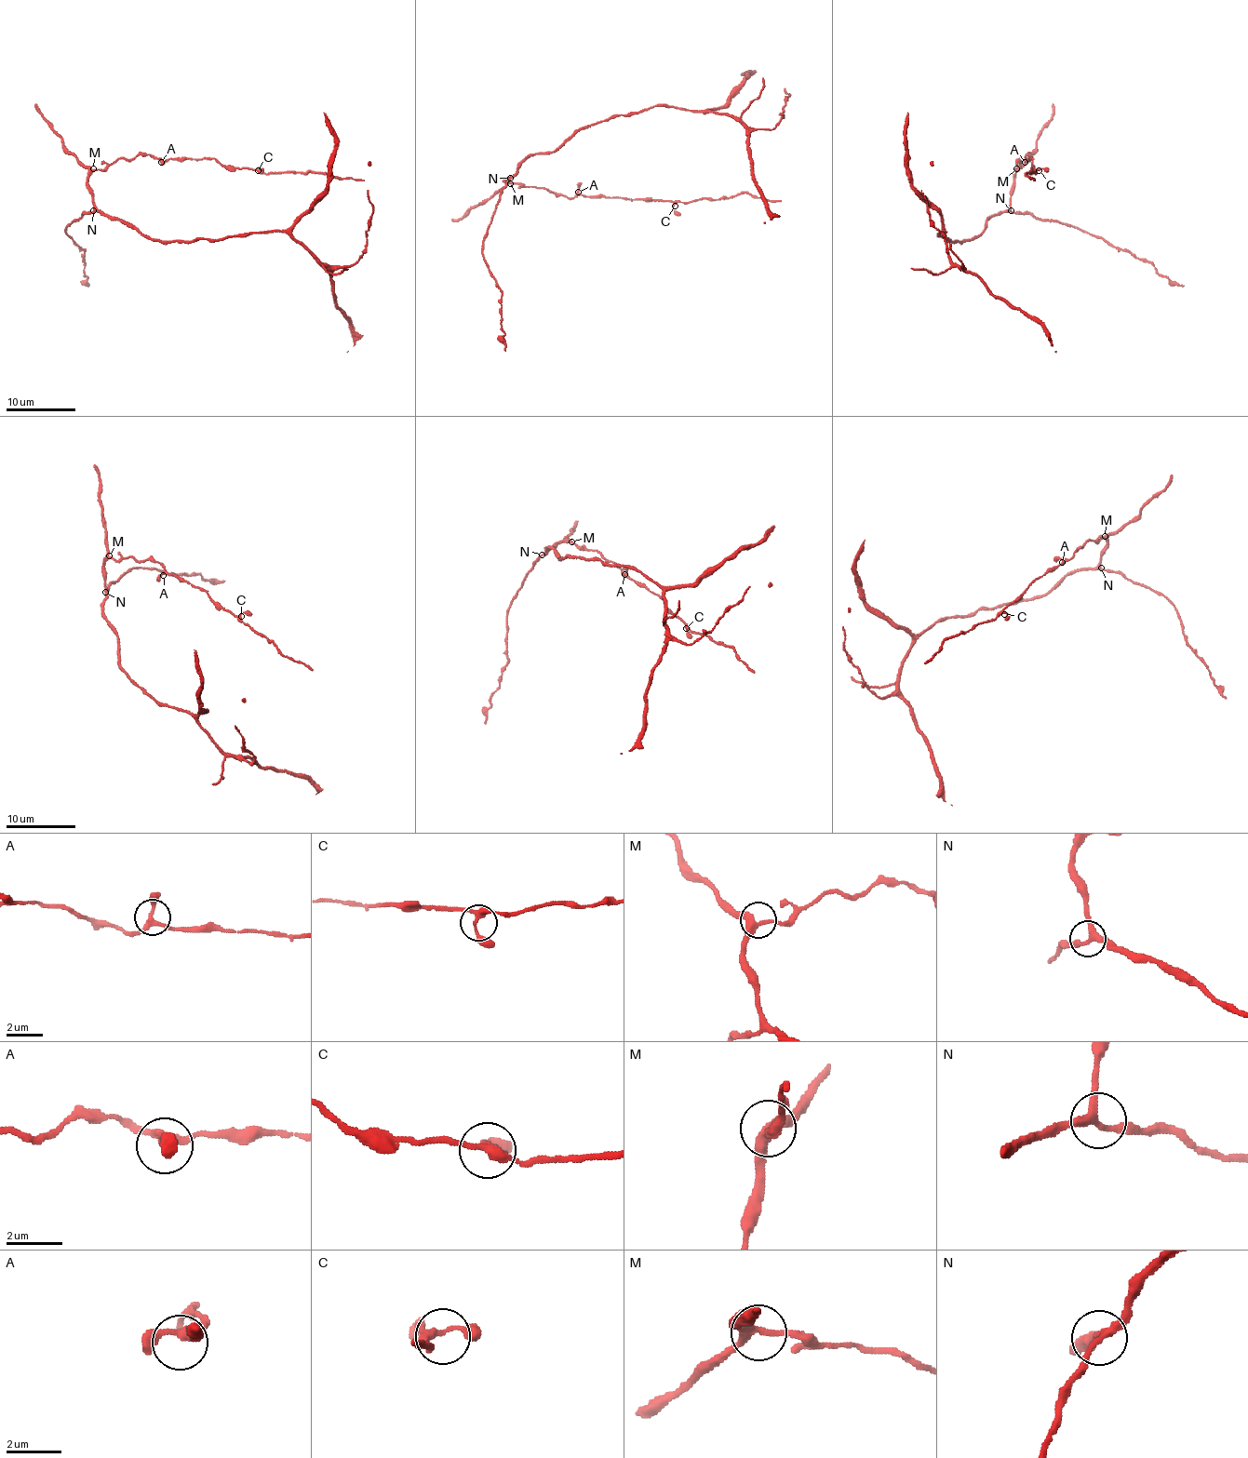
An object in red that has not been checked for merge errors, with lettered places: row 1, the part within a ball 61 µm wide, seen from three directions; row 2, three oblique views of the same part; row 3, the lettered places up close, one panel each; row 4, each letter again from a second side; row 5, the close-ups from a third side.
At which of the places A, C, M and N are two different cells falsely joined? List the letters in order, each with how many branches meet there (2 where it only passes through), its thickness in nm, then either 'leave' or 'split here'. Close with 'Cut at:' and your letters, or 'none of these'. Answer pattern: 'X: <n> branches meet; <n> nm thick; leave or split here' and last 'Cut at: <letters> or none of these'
A: 3 branches meet; 240 nm thick; leave
C: 3 branches meet; 240 nm thick; leave
M: 3 branches meet; 280 nm thick; leave
N: 3 branches meet; 260 nm thick; leave
Cut at: none of these

